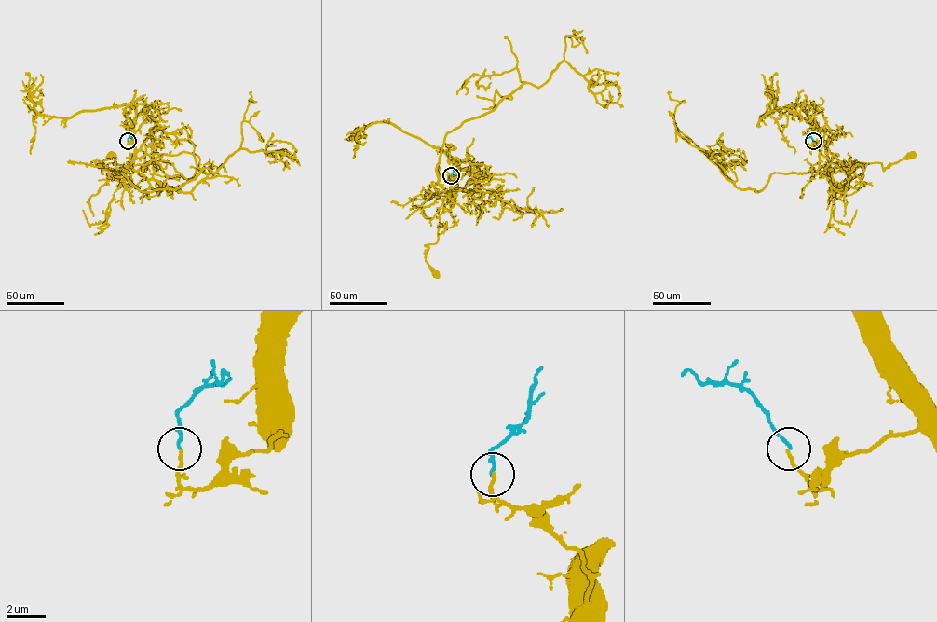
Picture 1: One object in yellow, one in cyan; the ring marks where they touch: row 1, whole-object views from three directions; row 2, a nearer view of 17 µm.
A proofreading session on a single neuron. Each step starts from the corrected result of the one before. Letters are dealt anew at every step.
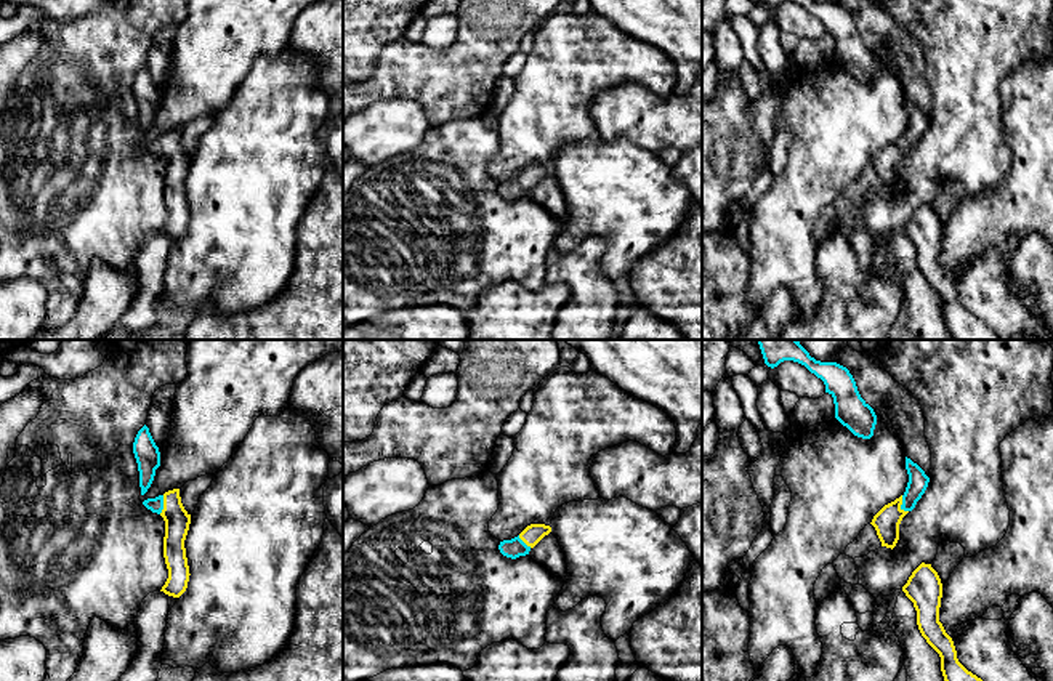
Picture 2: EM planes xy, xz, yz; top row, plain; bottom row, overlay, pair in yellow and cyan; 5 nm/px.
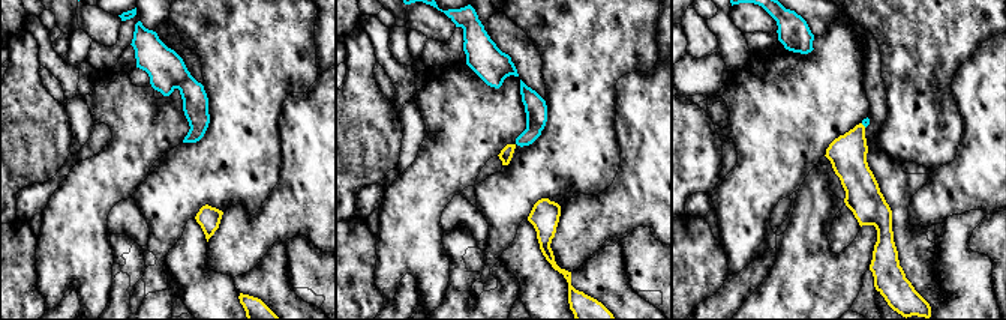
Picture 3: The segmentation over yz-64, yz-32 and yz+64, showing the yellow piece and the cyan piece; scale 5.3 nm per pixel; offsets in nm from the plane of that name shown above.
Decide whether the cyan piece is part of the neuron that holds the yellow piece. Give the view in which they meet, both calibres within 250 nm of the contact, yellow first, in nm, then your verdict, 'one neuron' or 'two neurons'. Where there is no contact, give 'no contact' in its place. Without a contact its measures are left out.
yz | 130/100 nm | one neuron

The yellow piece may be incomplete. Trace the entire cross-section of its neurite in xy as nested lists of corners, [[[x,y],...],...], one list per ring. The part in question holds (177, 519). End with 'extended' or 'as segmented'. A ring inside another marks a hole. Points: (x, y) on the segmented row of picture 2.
[[[173,489],[155,498],[147,498],[143,505],[157,513],[165,521],[163,558],[168,569],[168,578],[160,591],[180,598],[189,582],[189,566],[184,540],[191,524],[191,514],[184,510],[180,489]]]; extended

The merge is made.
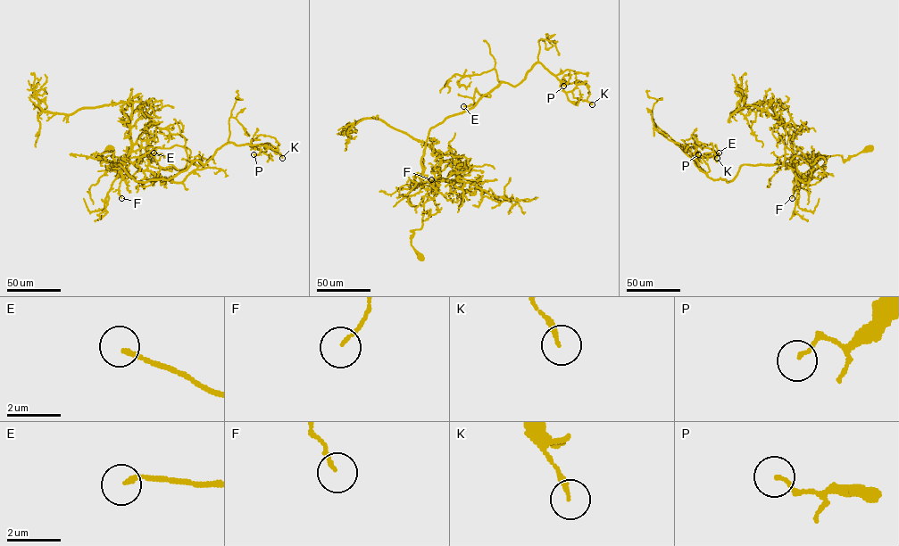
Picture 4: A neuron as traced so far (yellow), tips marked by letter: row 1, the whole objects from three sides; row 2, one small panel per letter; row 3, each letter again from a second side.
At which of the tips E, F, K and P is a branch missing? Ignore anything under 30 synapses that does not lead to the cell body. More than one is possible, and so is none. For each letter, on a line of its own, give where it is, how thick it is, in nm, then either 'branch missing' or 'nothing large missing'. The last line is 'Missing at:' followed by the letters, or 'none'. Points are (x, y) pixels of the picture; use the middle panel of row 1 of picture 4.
E: at (463, 106); 150 nm thick; nothing large missing
F: at (431, 179); 100 nm thick; nothing large missing
K: at (592, 104); 180 nm thick; nothing large missing
P: at (563, 86); 120 nm thick; nothing large missing
Missing at: none

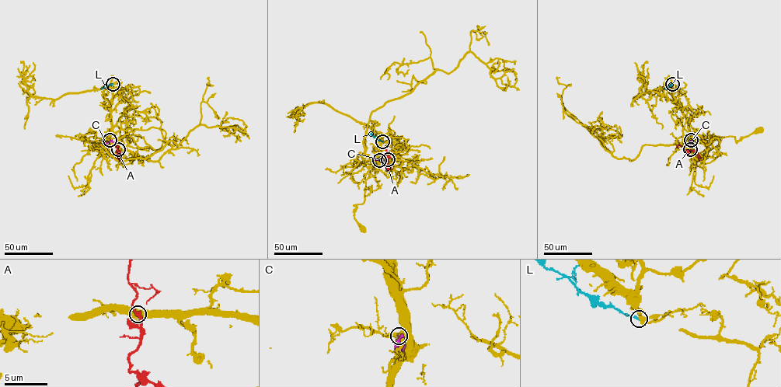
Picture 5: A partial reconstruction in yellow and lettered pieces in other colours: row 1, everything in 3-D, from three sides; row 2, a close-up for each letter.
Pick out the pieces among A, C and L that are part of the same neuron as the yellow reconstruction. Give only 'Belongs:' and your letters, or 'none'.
Belongs: A

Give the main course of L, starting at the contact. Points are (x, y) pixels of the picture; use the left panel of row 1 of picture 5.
L: (113, 84), (101, 88)

